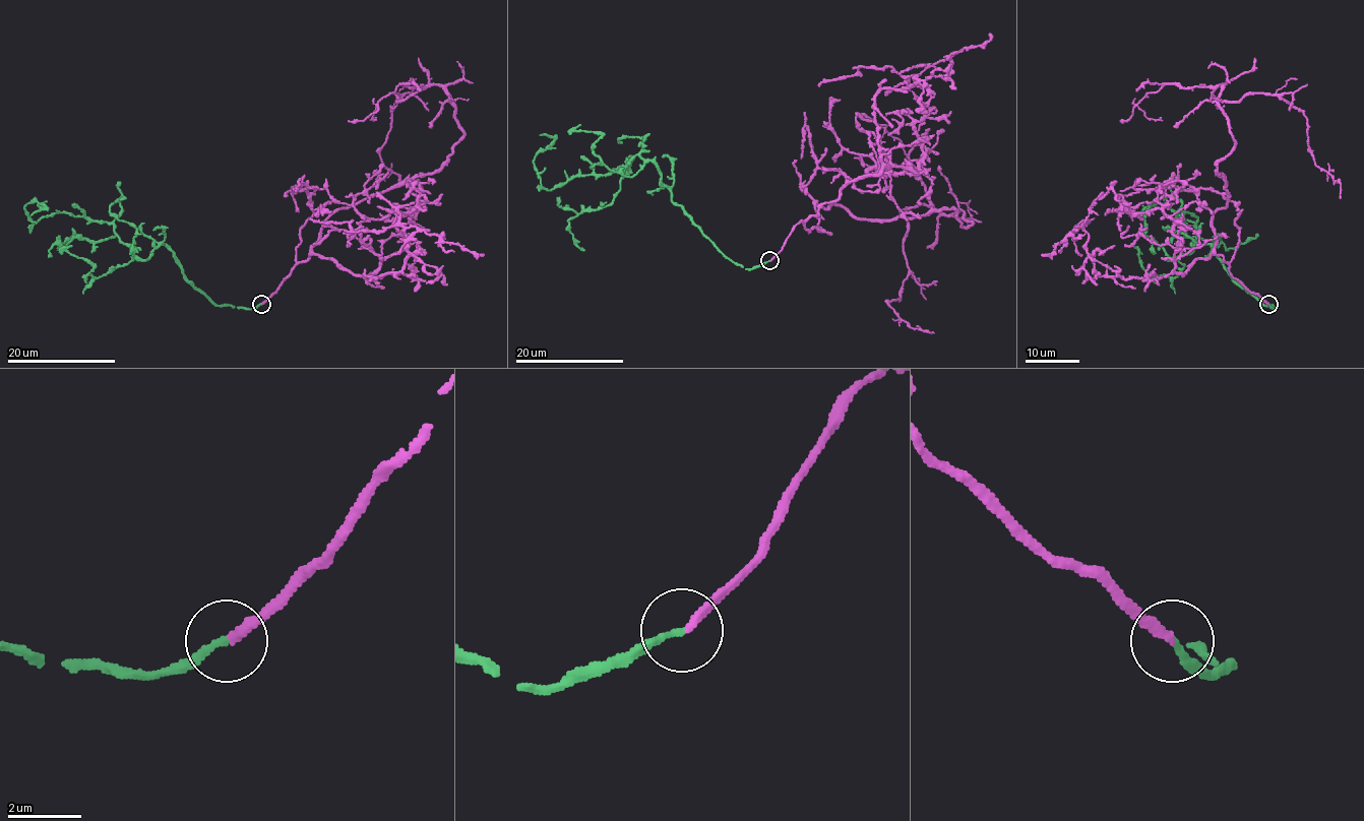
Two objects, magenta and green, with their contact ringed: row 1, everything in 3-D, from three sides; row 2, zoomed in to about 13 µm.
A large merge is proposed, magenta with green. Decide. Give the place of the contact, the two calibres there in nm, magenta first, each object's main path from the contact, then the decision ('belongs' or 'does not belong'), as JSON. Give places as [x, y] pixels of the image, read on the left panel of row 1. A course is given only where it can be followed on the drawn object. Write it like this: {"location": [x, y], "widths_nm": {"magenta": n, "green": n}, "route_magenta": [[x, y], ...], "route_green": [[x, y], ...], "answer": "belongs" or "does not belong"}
{"location": [261, 304], "widths_nm": {"magenta": 240, "green": 180}, "route_magenta": [[261, 304], [330, 215], [446, 162], [462, 130], [436, 84], [395, 92], [379, 152], [424, 198]], "route_green": [[261, 304], [215, 305], [164, 244], [139, 259], [103, 220], [35, 223], [36, 202], [30, 215]], "answer": "belongs"}

